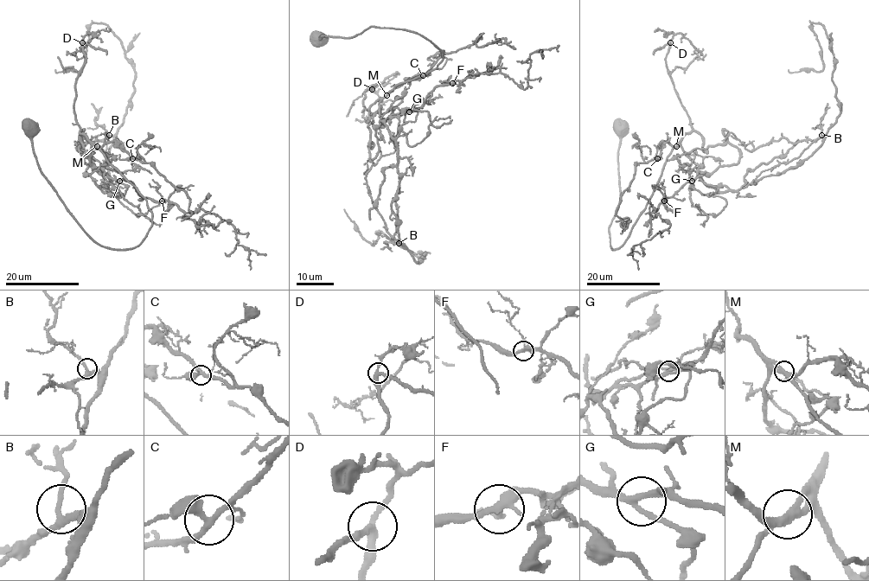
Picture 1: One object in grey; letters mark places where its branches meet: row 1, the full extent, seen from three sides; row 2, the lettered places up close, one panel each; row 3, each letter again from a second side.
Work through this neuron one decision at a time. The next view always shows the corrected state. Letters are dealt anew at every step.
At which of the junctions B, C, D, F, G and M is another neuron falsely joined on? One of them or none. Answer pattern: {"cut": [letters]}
{"cut": []}

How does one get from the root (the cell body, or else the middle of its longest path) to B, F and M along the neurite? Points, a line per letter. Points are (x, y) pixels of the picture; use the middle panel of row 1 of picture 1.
B: (315, 40), (394, 28), (442, 52), (436, 68), (380, 102), (382, 118), (399, 121), (399, 243)
F: (315, 40), (394, 28), (442, 52), (436, 68), (381, 99), (384, 118), (418, 108), (436, 86), (452, 83)
M: (315, 40), (350, 38), (371, 27), (394, 28), (423, 35), (442, 52), (436, 68), (399, 83), (386, 95)

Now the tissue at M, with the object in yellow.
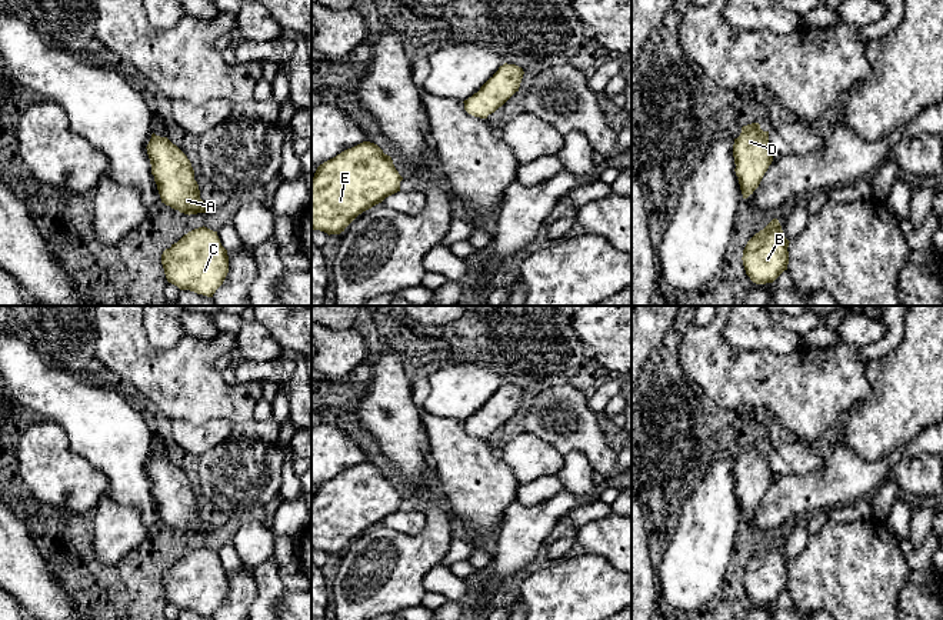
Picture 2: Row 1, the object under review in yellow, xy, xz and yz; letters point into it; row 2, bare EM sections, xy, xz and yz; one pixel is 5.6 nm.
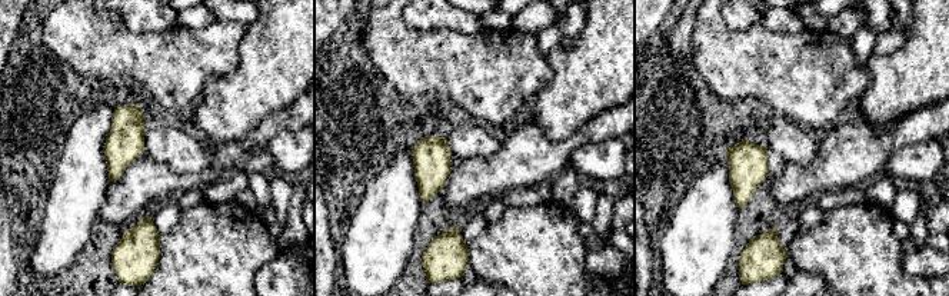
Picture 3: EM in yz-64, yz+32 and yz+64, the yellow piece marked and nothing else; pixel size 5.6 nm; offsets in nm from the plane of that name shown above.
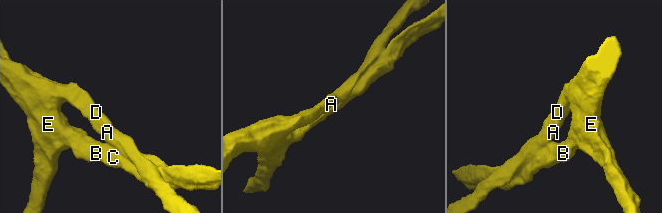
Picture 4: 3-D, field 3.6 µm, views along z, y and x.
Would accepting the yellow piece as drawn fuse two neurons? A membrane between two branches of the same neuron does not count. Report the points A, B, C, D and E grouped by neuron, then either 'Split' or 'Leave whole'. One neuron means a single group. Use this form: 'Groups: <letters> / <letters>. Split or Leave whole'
Groups: A B C D E. Leave whole

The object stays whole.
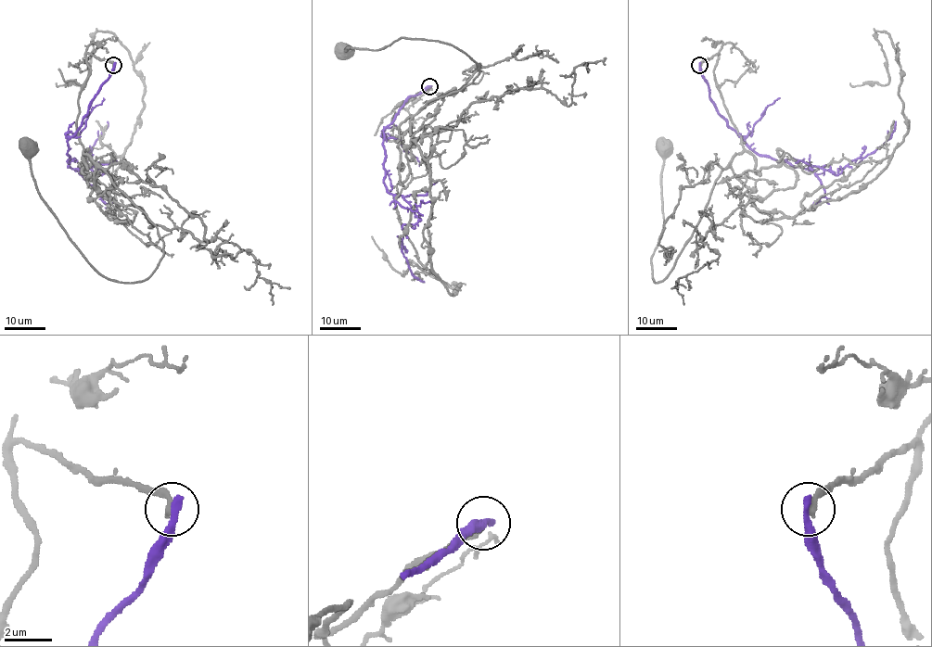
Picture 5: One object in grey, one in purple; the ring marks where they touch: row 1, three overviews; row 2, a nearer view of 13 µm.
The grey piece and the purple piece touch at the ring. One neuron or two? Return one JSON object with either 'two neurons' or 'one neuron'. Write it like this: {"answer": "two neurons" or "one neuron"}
{"answer": "two neurons"}

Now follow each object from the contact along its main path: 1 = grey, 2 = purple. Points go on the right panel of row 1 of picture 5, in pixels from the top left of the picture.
1: (699, 65), (719, 55), (714, 75), (744, 150), (716, 181), (674, 269), (656, 283), (666, 147)
2: (699, 65), (717, 112), (744, 141), (757, 153), (795, 166), (819, 166), (836, 174), (889, 137), (896, 121)

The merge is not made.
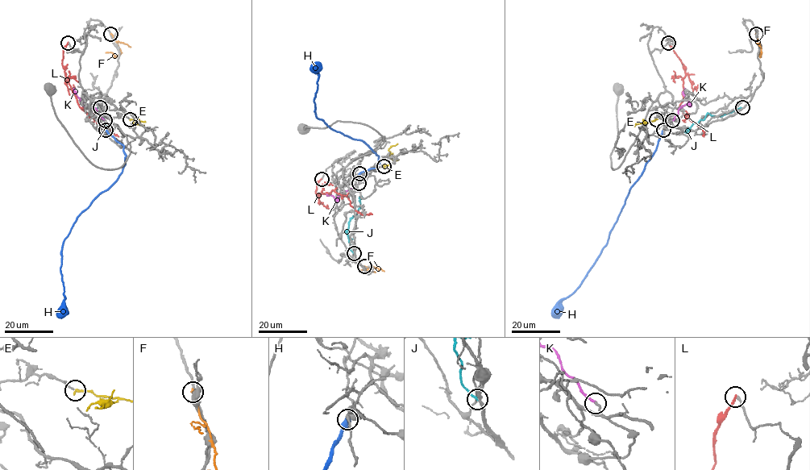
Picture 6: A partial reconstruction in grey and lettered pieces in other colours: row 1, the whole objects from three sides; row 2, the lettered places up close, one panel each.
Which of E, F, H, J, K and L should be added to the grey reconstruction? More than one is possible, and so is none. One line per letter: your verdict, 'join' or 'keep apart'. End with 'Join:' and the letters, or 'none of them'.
E: join
F: keep apart
H: keep apart
J: keep apart
K: join
L: keep apart
Join: E, K

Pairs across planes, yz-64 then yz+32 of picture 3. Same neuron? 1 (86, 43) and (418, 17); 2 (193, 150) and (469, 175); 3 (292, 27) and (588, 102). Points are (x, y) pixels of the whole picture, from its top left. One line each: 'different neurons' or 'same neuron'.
1: different neurons
2: different neurons
3: same neuron

